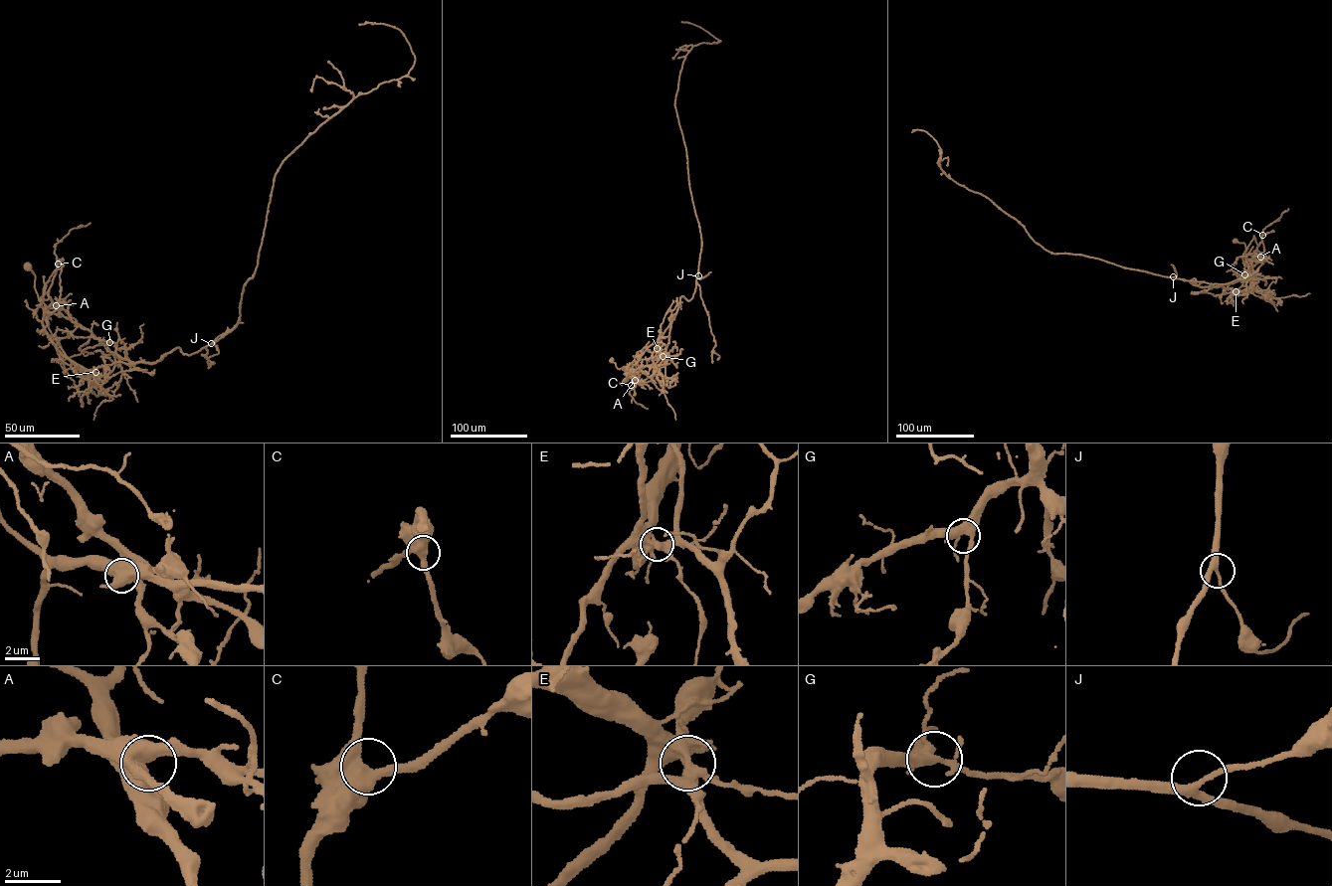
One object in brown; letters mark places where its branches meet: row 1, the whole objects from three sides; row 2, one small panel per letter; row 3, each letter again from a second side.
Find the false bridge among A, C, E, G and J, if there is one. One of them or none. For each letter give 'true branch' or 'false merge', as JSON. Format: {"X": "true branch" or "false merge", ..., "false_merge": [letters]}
{"A": "true branch", "C": "true branch", "E": "false merge", "G": "true branch", "J": "true branch", "false_merge": ["E"]}

